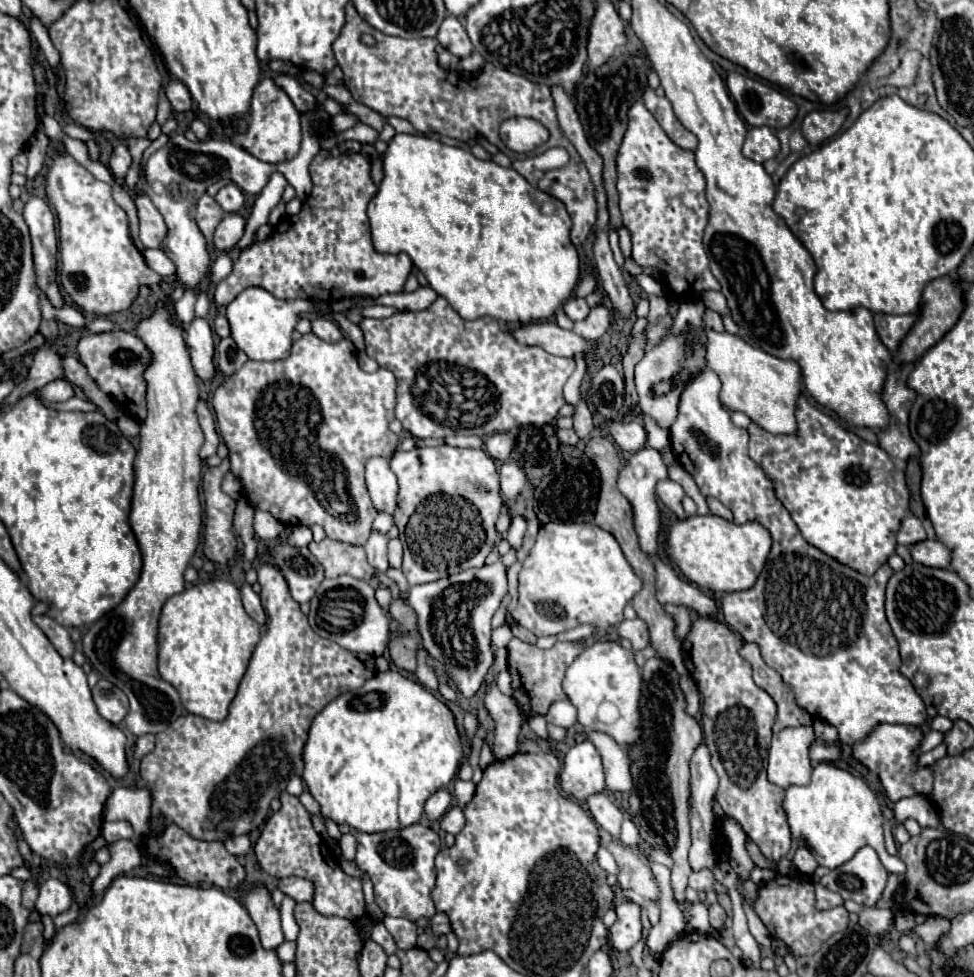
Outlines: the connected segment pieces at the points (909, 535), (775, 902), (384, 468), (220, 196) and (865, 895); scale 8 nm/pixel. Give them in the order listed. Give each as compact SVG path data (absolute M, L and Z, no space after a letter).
M907 515L903 519L903 525L899 529L899 535L897 535L897 541L899 545L905 545L905 547L911 547L915 543L921 543L925 541L927 535L925 535L925 529L921 525L921 521L915 517L915 515Z
M777 875L775 879L761 883L757 889L757 899L753 901L755 913L761 917L769 933L781 939L793 955L815 955L819 947L835 933L845 931L849 923L849 913L845 907L833 907L827 911L817 911L815 889L811 881L797 881L787 875Z
M371 457L367 461L365 479L367 479L367 489L375 509L393 515L397 507L399 487L397 487L395 473L389 469L389 461L383 457Z
M231 183L231 185L225 185L219 189L219 193L215 195L215 201L223 207L223 211L233 213L233 211L239 211L243 207L245 199L243 199L241 189L235 183Z
M863 847L853 859L821 877L821 883L843 899L853 899L855 903L873 907L881 899L887 875L889 873L881 865L875 849Z

